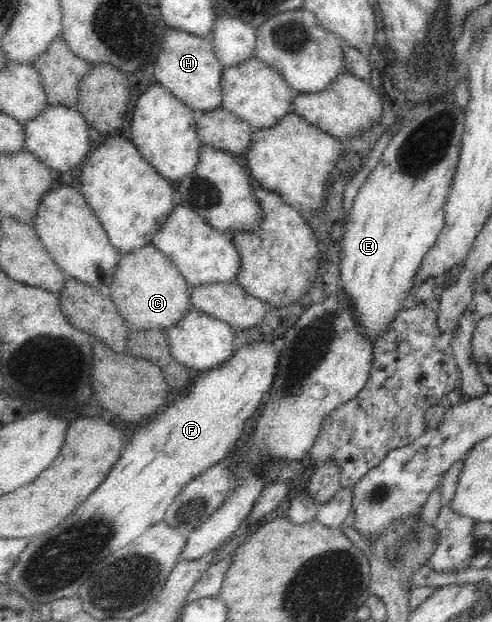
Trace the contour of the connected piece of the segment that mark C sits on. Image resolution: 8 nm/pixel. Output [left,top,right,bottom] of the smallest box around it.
[111,245,193,331]

